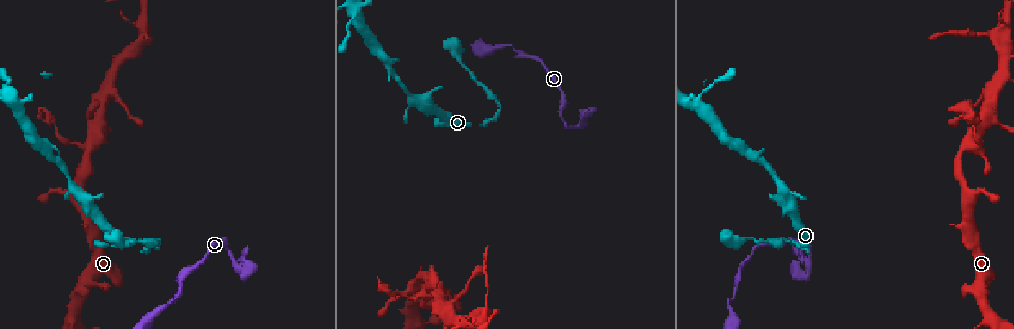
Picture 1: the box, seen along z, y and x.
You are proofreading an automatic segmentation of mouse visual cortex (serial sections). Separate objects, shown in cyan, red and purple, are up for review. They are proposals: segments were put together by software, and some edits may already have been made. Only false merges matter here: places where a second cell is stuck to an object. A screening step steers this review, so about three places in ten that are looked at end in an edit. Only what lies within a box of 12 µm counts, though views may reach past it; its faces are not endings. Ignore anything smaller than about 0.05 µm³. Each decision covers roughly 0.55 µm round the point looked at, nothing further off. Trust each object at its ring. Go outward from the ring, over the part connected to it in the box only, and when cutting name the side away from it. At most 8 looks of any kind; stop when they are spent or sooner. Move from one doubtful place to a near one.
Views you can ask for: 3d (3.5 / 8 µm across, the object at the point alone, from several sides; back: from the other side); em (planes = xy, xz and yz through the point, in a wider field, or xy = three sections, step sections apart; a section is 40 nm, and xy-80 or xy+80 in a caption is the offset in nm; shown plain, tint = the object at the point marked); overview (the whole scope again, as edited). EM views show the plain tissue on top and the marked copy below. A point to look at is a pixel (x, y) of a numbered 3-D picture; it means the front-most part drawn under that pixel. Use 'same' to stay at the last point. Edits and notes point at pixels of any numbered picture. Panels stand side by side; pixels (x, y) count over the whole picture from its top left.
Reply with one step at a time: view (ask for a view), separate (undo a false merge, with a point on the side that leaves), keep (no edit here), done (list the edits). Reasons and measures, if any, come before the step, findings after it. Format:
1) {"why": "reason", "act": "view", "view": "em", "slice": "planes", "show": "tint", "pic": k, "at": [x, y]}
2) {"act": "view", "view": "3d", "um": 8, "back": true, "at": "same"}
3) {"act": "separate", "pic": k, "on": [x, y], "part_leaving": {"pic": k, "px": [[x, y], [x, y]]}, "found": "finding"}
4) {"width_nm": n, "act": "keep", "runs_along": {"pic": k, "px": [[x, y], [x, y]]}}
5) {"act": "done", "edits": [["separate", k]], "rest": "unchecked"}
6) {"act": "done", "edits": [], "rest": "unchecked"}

{"why": "a narrow waist", "act": "view", "view": "3d", "um": 3.5, "back": true, "pic": 1, "at": [979, 129]}

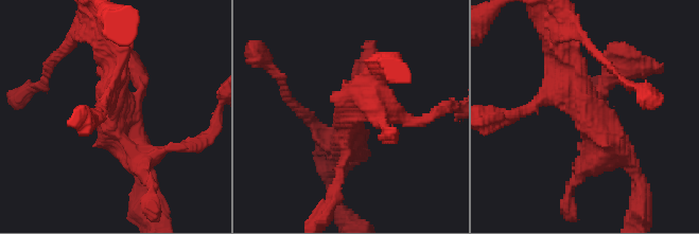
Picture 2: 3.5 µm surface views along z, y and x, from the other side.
{"arms": 4, "arm_widths_nm": [200, 200, 350, 400], "why": "now the EM", "act": "view", "view": "em", "slice": "xy", "step": 3, "show": "tint", "pic": 2, "at": [351, 111]}

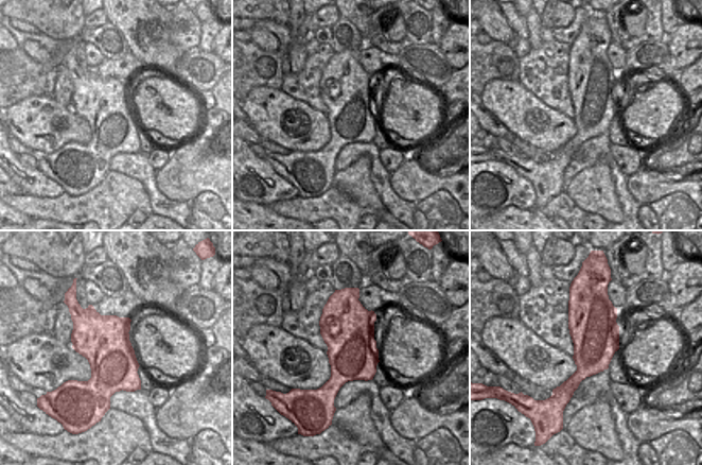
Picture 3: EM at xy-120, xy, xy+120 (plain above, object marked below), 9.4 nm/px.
{"act": "keep", "runs_along": {"pic": 2, "px": [[629, 165], [583, 103], [561, 48]]}, "found": "one cell here"}

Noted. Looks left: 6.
{"why": "narrows sharply", "act": "view", "view": "3d", "um": 3.5, "pic": 1, "at": [159, 242]}

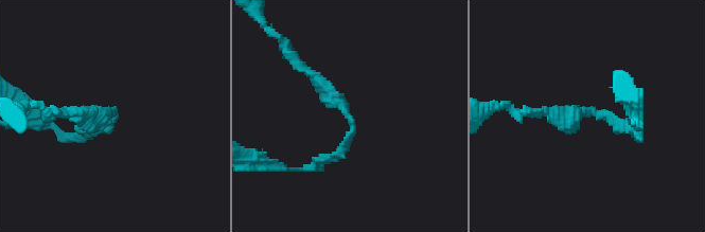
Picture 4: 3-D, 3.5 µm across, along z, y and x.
{"arm_widths_nm": [150, 200], "why": "now the EM", "act": "view", "view": "em", "slice": "xy", "step": 1, "show": "tint", "pic": 4, "at": [597, 112]}

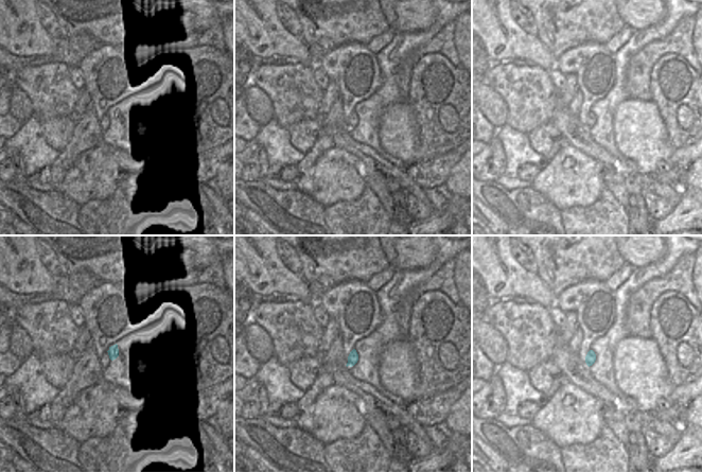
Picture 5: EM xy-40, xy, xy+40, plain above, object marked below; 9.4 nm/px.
{"act": "keep", "runs_along": {"pic": 4, "px": [[640, 132], [607, 113], [540, 113]]}, "found": "one cell here"}

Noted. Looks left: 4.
{"why": "sharp bend", "act": "view", "view": "3d", "um": 3.5, "pic": 1, "at": [233, 258]}

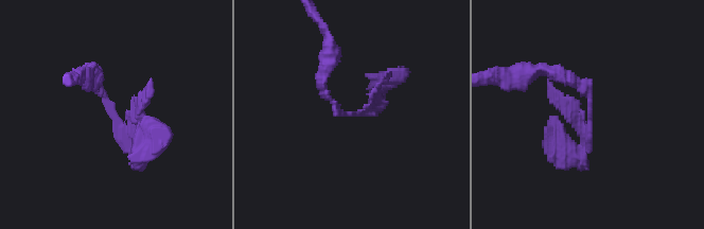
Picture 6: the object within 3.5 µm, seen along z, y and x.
{"act": "separate", "pic": 6, "on": [570, 111], "part_leaving": {"pic": 6, "px": [[590, 97], [581, 152], [553, 131]]}, "found": "a second cell is stuck on"}

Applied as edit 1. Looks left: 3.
{"act": "done", "edits": [["separate", 6]], "rest": "unchecked"}

